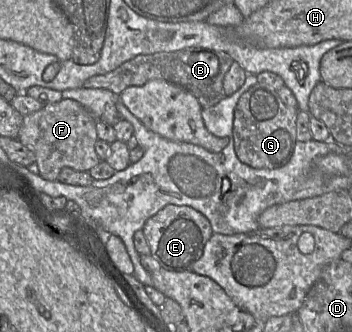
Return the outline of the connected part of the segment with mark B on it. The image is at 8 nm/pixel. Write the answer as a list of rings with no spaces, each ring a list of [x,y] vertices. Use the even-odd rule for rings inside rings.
[[[202,47],[138,55],[107,74],[92,76],[83,88],[108,89],[121,95],[130,86],[142,86],[152,79],[163,79],[192,93],[204,109],[216,105],[225,97],[223,80],[233,61],[223,51]]]

